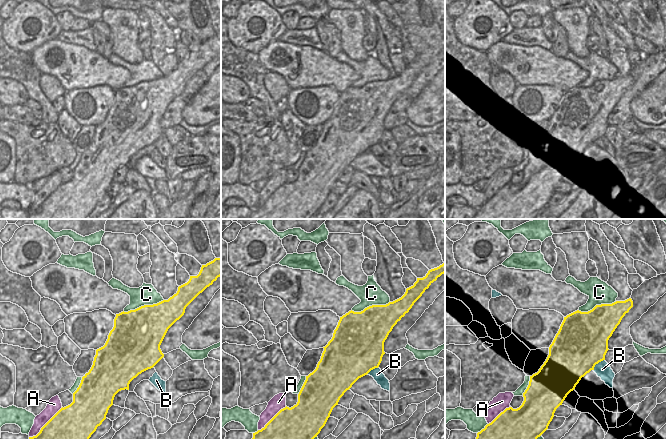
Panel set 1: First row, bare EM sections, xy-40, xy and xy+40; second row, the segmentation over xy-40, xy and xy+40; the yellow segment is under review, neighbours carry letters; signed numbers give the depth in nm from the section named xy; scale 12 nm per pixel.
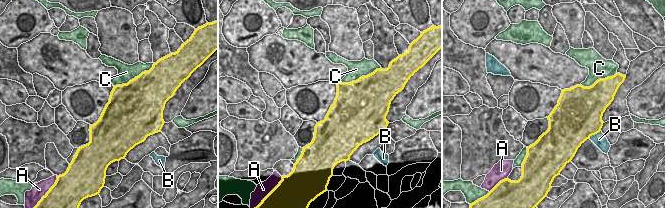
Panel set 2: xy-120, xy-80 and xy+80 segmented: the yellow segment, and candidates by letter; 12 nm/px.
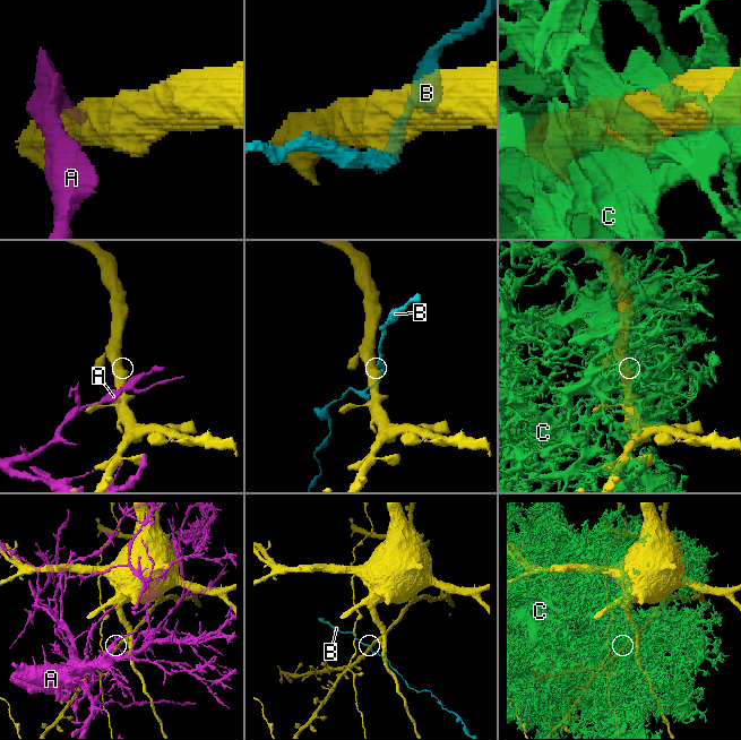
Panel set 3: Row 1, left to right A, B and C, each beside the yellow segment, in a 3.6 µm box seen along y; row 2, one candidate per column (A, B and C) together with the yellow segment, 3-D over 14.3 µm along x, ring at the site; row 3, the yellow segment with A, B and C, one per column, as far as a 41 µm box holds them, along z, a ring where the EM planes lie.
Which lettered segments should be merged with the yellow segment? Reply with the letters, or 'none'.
none

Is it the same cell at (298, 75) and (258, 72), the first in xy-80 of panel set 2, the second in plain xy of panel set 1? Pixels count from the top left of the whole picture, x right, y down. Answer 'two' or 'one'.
two

